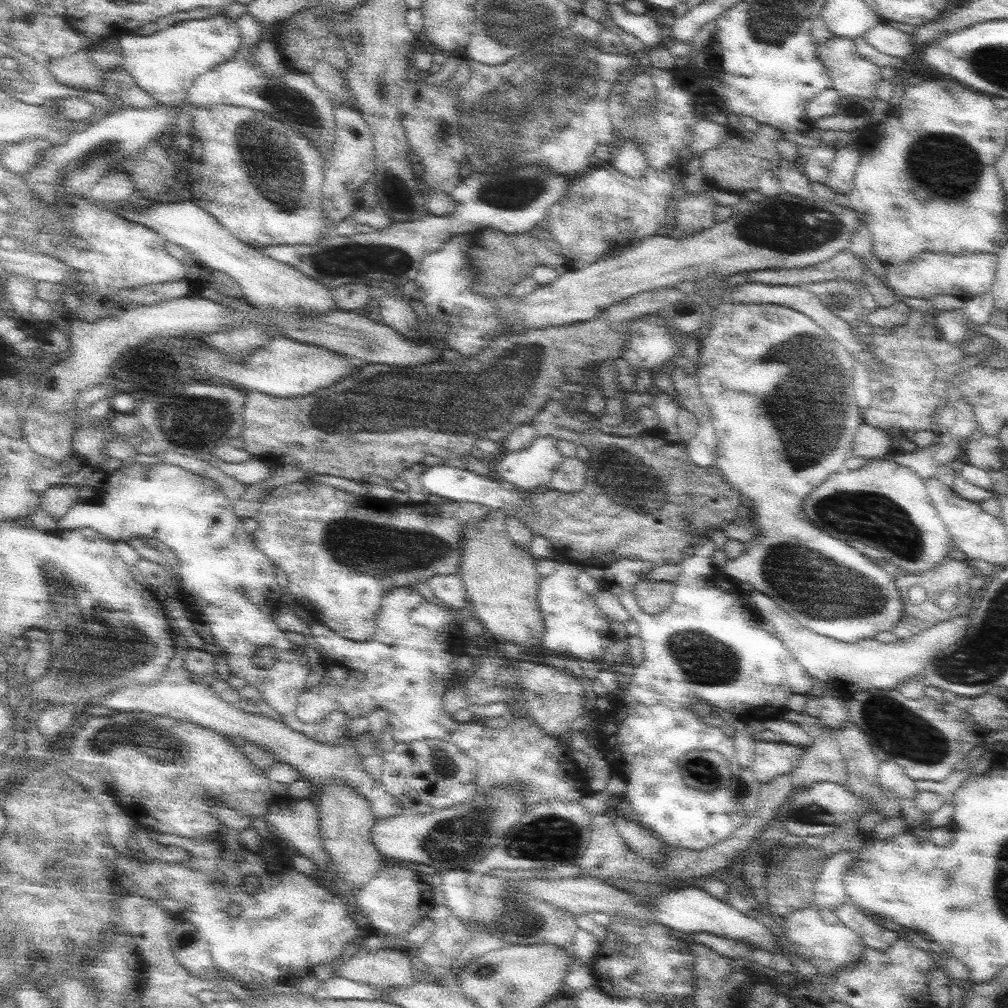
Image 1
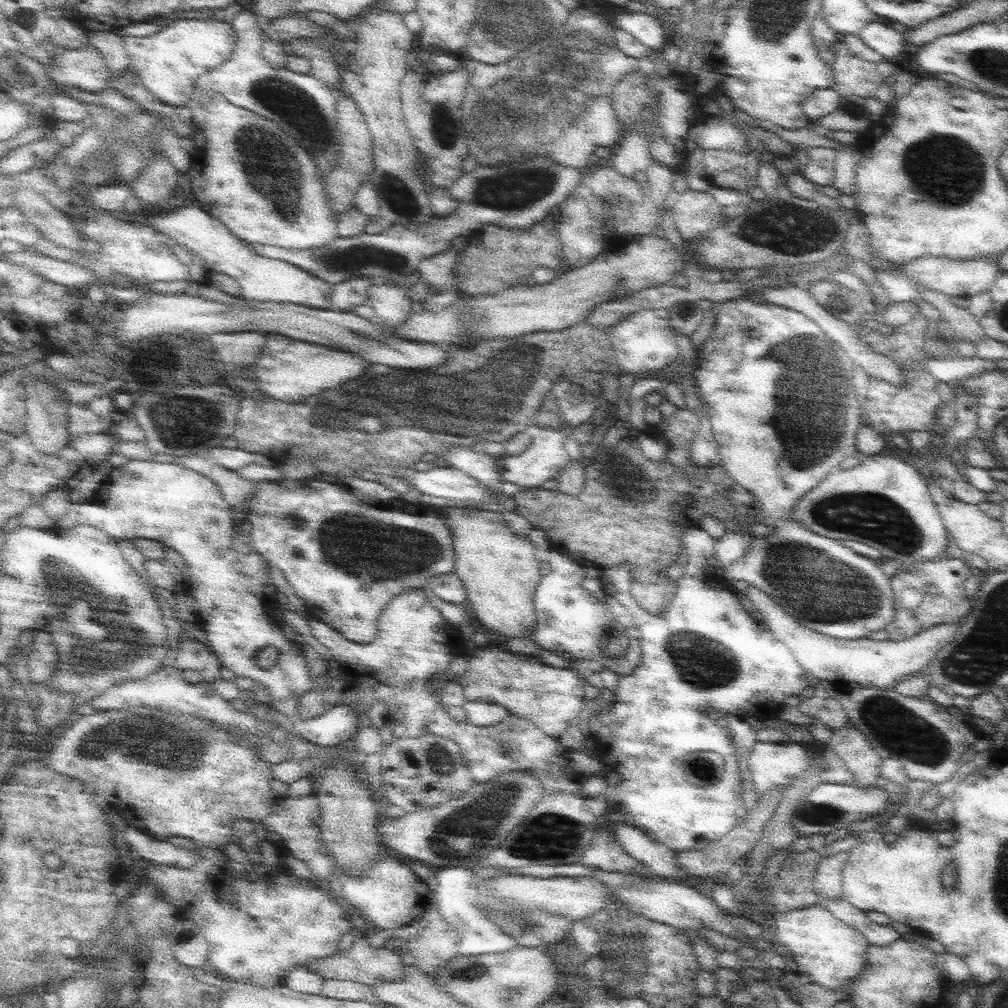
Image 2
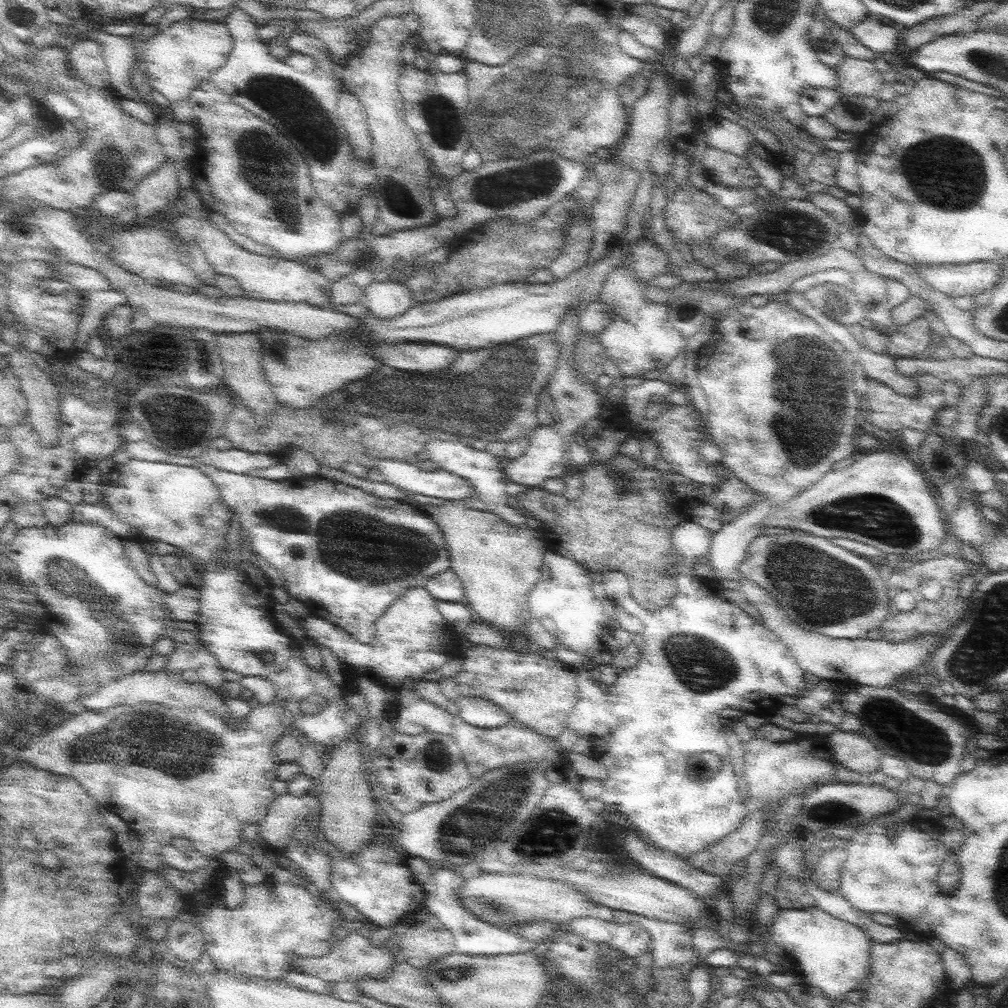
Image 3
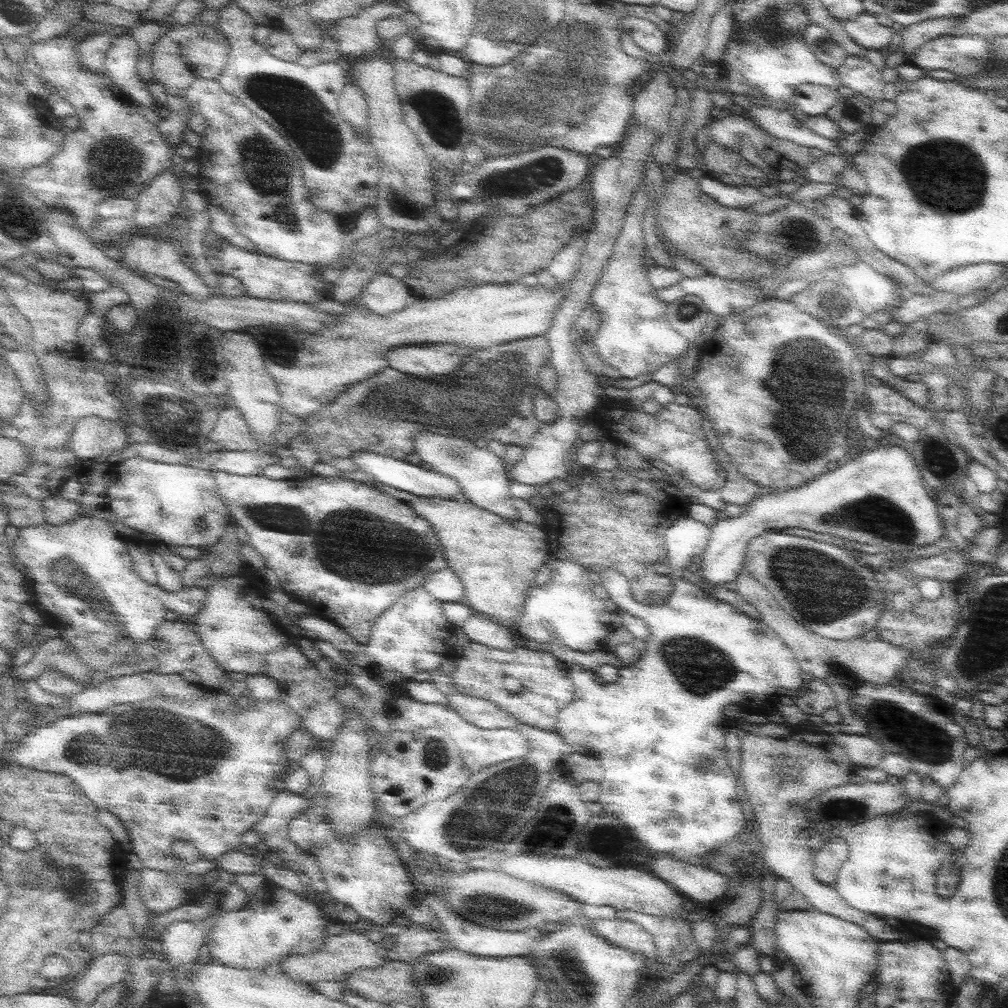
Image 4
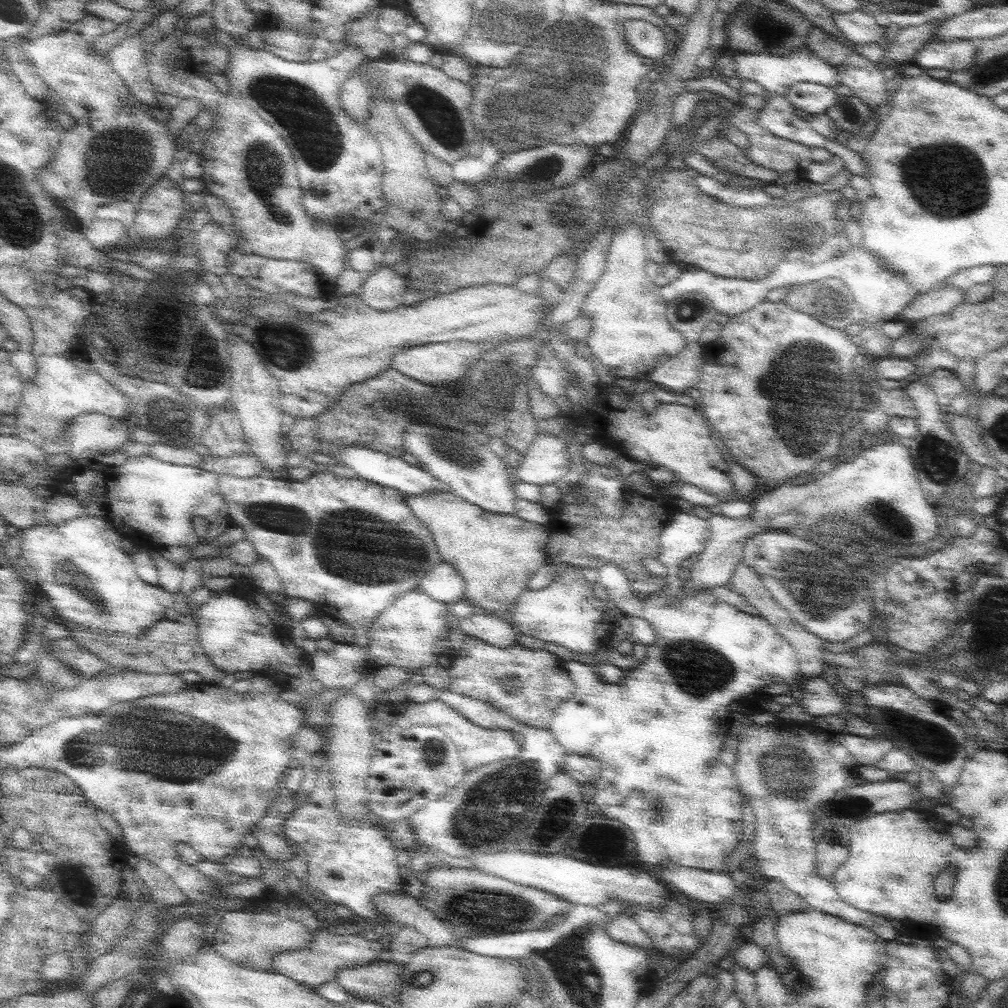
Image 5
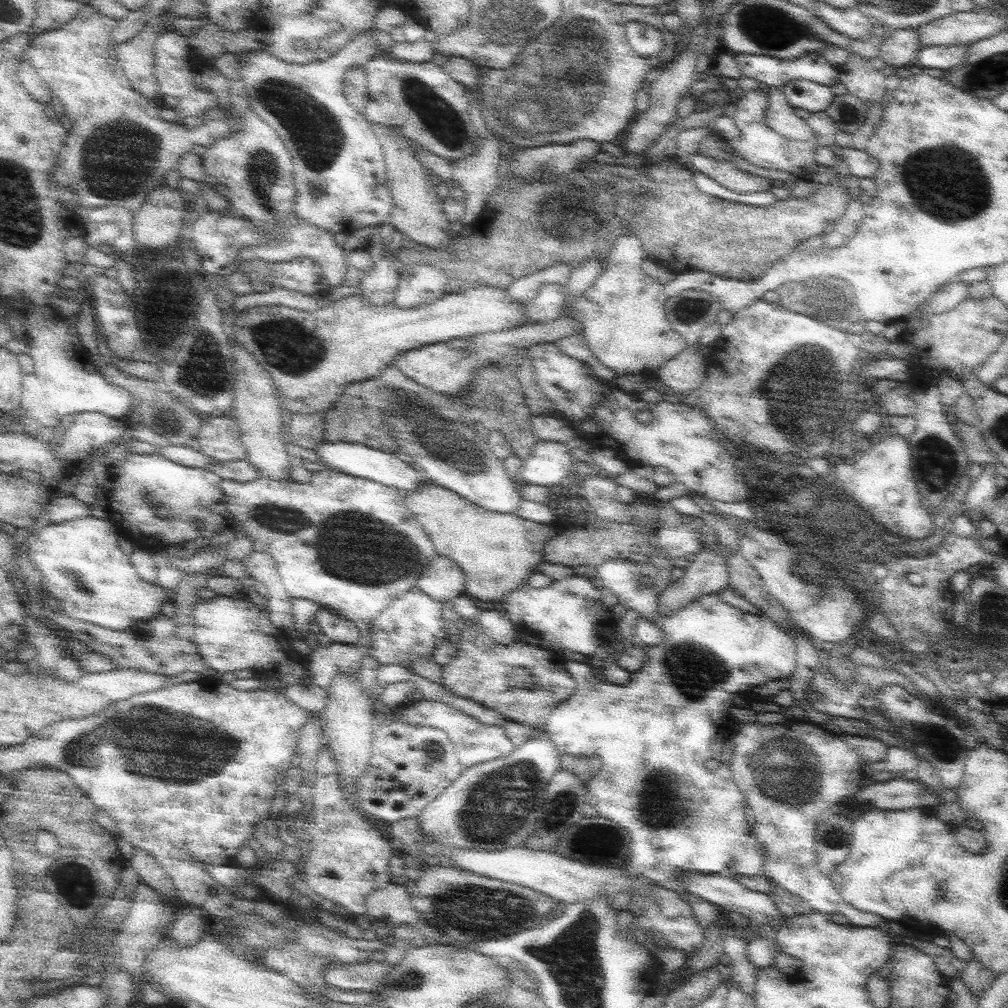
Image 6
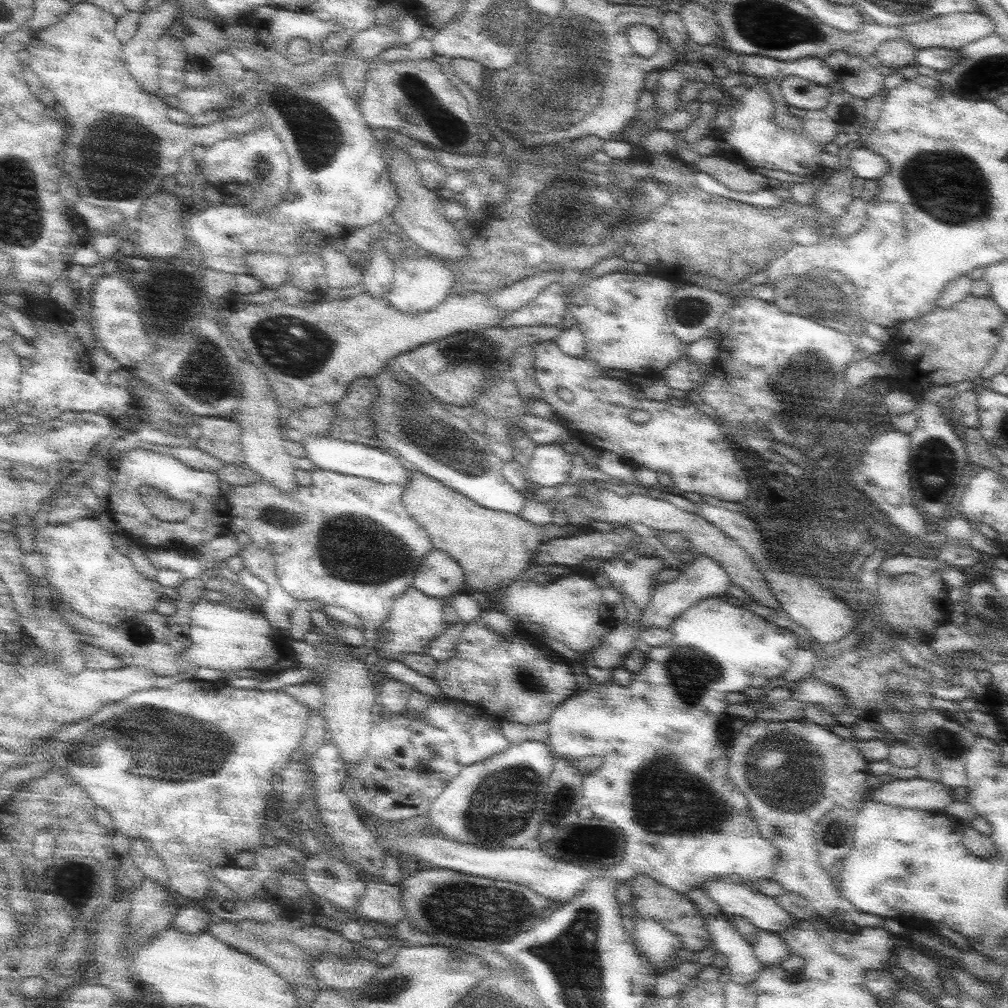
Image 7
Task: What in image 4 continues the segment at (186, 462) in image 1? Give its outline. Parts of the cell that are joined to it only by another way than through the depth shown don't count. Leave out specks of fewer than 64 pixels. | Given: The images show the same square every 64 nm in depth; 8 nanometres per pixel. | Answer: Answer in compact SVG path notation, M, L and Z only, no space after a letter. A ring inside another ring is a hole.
M211 472L211 474L215 478L215 482L217 482L217 488L219 488L219 494L223 498L223 504L229 508L229 512L233 516L233 522L237 522L241 528L245 528L245 532L249 536L247 542L263 556L267 568L271 568L275 572L275 576L279 580L279 586L289 596L289 600L305 604L307 610L309 610L309 616L319 616L319 618L323 618L323 620L327 620L327 622L331 622L335 626L339 626L343 632L353 636L355 642L361 644L361 646L369 642L371 628L373 628L375 620L383 612L387 612L387 608L391 608L391 604L395 604L395 600L399 600L407 592L423 586L425 578L431 576L433 572L449 566L433 526L425 518L417 516L417 512L407 502L391 498L391 496L387 496L383 492L377 492L375 484L353 482L353 480L345 480L345 478L323 478L323 476L311 476L311 478L293 476L289 480L271 480L271 478L263 476L263 474L259 474L259 476L235 476L235 474L229 474L229 472Z

